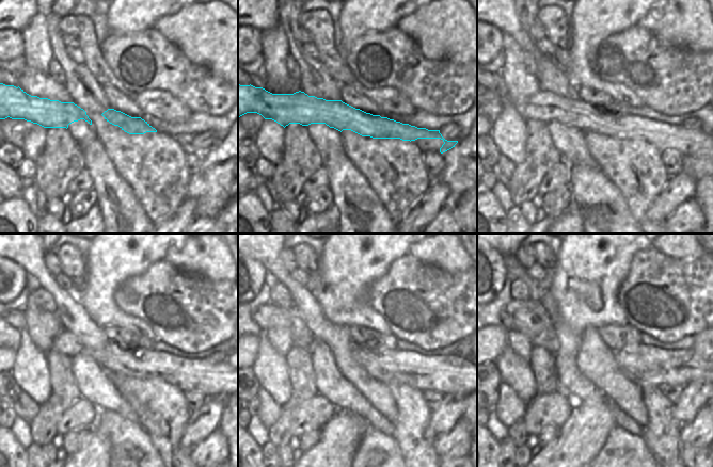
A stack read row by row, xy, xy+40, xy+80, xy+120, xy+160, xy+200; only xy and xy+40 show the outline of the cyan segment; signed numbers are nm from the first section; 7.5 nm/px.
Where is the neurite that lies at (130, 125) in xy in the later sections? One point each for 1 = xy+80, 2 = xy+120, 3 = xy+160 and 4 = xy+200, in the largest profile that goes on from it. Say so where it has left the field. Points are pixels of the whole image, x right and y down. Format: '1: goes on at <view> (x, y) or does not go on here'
1: goes on at xy+80 (547, 107)
2: goes on at xy+120 (147, 364)
3: goes on at xy+160 (395, 365)
4: goes on at xy+200 (640, 361)

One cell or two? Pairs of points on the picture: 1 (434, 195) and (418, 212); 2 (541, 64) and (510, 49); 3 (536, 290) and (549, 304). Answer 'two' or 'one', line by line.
1: one
2: two
3: one

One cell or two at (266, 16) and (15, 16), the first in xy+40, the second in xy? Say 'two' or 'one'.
one

